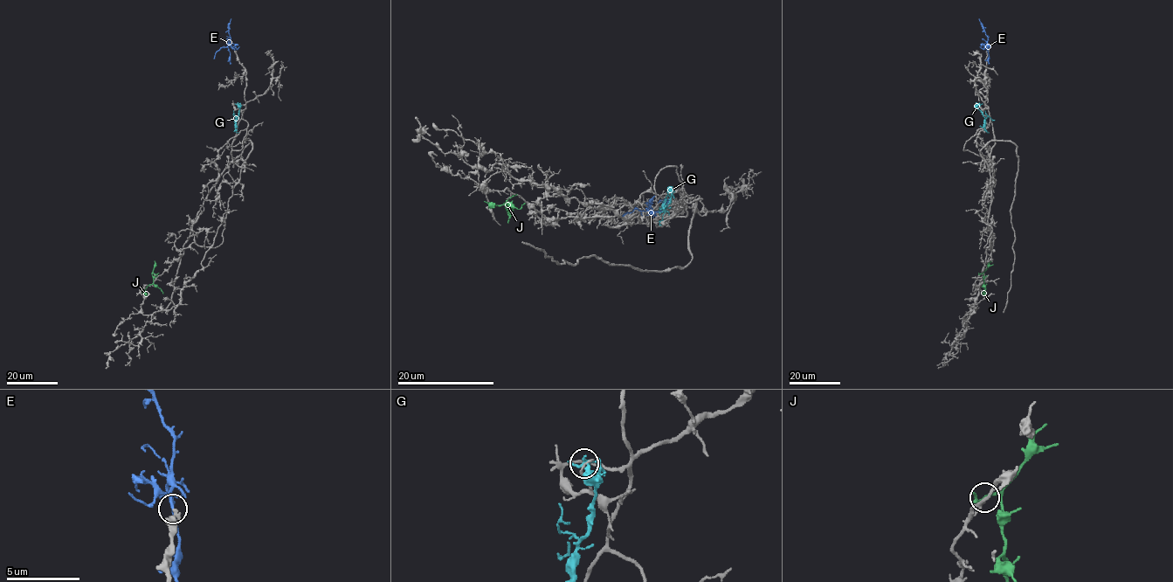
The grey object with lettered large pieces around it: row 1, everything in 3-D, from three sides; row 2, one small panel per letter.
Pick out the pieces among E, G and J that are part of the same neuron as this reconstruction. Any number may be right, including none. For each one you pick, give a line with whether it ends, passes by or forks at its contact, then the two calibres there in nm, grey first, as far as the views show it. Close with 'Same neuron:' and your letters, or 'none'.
E: it passes by; 360 nm thick on the grey side, 170 nm on the other
Same neuron: E

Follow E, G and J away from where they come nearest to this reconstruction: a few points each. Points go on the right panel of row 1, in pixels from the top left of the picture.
E: (988, 50), (988, 37), (978, 18)
G: (978, 104), (977, 108), (985, 118), (985, 129), (989, 133)
J: (981, 273), (984, 293), (982, 293)

